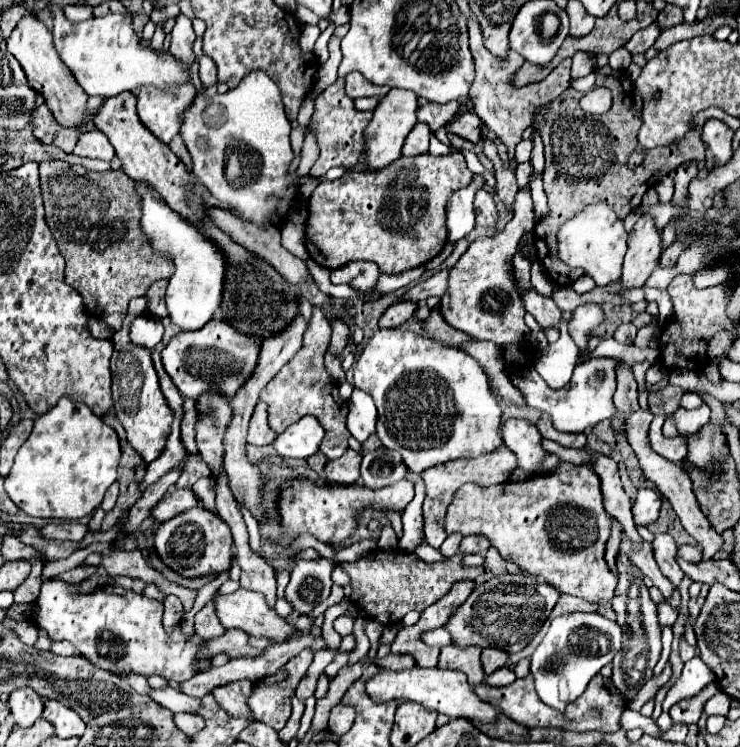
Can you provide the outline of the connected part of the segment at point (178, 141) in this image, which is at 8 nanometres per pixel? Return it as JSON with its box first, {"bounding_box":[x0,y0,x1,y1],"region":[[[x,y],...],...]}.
{"bounding_box":[169,134,192,174],"region":[[[177,134],[172,141],[169,143],[170,149],[174,151],[176,156],[186,165],[186,169],[188,169],[188,173],[192,174],[192,159],[186,149],[186,146],[183,142],[180,134]]]}

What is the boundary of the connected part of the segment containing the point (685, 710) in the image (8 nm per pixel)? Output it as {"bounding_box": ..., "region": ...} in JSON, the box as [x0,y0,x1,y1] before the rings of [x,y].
{"bounding_box":[670,682,720,723],"region":[[[712,682],[707,685],[703,690],[701,690],[696,696],[674,705],[670,709],[670,715],[674,719],[674,723],[694,723],[698,721],[702,715],[703,707],[706,701],[712,698],[716,693],[720,691],[720,688],[716,682]]]}

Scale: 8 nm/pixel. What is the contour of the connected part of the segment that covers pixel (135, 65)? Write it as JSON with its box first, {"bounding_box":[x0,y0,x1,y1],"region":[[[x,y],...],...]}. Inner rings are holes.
{"bounding_box":[47,3,192,99],"region":[[[48,3],[47,7],[54,16],[52,34],[55,49],[88,95],[106,99],[120,95],[122,91],[136,93],[142,85],[172,89],[192,81],[192,65],[182,65],[168,51],[154,51],[150,45],[144,45],[136,37],[128,17],[114,13],[106,17],[92,17],[84,23],[72,23],[64,17],[61,7],[53,3]]]}

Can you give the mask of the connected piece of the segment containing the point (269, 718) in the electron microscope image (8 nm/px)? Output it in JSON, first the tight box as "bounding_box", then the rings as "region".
{"bounding_box":[248,649,314,731],"region":[[[302,649],[302,653],[292,657],[278,673],[254,683],[254,693],[248,699],[254,719],[276,731],[286,725],[292,713],[292,697],[302,677],[306,677],[312,659],[314,649]]]}

